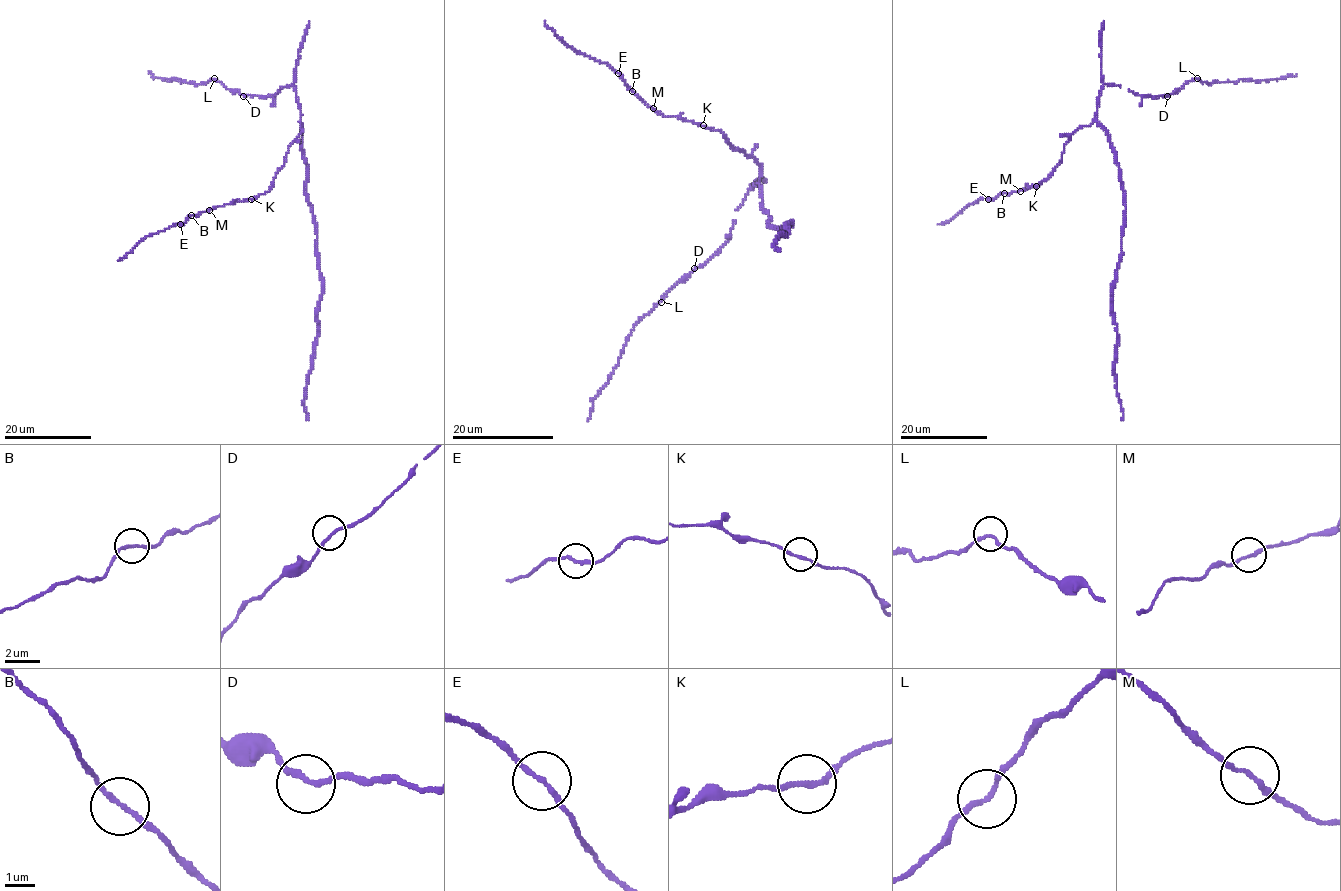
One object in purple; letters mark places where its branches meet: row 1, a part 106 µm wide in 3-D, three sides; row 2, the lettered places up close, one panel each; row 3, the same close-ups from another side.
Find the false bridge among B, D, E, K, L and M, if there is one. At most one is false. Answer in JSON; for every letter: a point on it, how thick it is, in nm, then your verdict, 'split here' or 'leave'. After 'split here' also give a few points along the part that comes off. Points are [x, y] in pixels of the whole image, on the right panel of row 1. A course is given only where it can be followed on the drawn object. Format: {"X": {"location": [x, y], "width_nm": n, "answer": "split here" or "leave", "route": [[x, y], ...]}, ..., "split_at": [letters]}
{"B": {"location": [1004, 193], "width_nm": 160, "answer": "leave"}, "D": {"location": [1167, 96], "width_nm": 160, "answer": "leave"}, "E": {"location": [988, 199], "width_nm": 160, "answer": "leave"}, "K": {"location": [1036, 186], "width_nm": 160, "answer": "leave"}, "L": {"location": [1197, 78], "width_nm": 150, "answer": "leave"}, "M": {"location": [1020, 191], "width_nm": 150, "answer": "leave"}, "split_at": []}

